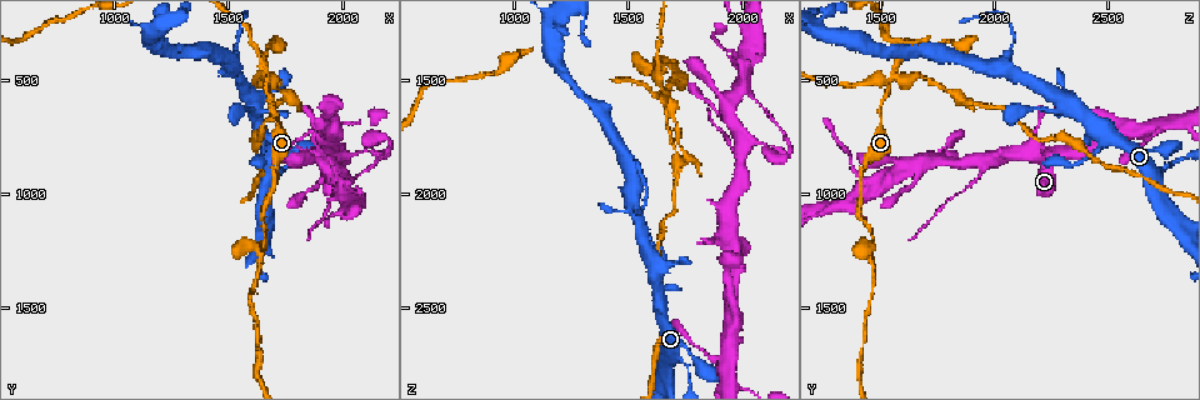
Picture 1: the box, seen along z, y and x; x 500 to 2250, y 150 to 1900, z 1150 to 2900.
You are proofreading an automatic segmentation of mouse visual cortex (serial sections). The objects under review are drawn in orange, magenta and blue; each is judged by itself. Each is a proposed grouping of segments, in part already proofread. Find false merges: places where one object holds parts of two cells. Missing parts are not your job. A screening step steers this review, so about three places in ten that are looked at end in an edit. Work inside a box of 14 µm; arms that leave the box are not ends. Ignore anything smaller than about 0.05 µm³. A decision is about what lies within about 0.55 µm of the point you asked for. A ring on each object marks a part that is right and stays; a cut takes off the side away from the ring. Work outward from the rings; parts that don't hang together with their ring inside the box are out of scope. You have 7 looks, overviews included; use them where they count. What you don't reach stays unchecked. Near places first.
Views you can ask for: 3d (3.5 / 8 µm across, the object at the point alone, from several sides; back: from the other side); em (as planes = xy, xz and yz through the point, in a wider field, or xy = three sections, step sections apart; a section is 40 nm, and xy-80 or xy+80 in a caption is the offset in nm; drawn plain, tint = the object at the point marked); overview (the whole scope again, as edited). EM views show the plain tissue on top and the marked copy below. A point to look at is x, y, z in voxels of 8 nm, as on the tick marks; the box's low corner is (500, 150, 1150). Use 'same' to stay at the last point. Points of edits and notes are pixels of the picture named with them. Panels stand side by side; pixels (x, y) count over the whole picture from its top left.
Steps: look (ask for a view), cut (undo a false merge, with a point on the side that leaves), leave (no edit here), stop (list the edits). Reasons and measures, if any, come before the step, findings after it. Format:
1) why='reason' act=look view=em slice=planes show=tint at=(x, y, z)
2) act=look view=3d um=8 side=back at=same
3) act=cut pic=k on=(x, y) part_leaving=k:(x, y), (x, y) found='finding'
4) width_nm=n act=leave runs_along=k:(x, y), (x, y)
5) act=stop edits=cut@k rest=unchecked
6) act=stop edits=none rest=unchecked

why='abrupt turn' act=look view=3d um=3.5 at=(1960, 700, 2510)

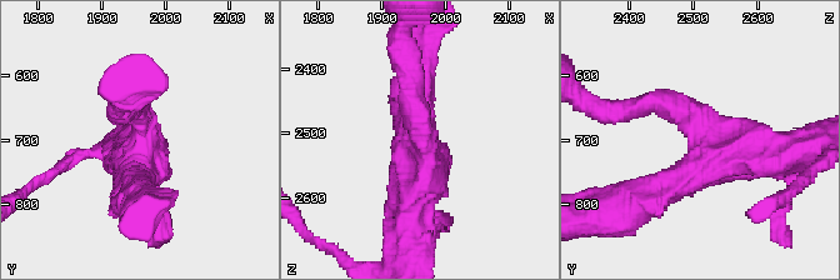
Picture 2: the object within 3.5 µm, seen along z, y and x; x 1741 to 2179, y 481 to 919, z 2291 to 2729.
arms=3 arm_widths_nm=300,450,500 act=look view=em slice=planes show=tint at=(1965, 690, 2515)

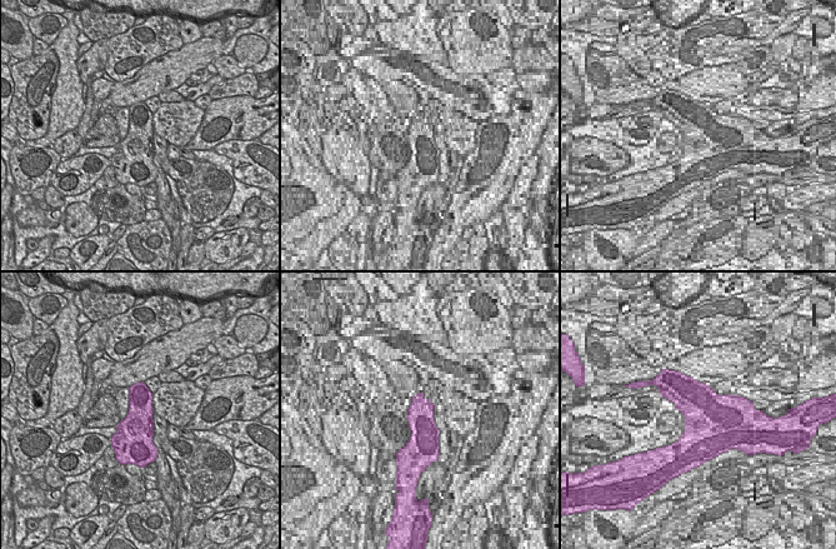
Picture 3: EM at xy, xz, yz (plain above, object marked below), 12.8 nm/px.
act=leave found='all the same cell'

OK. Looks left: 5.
why='small branch off a trunk' act=look view=3d um=3.5 at=(1980, 870, 1950)

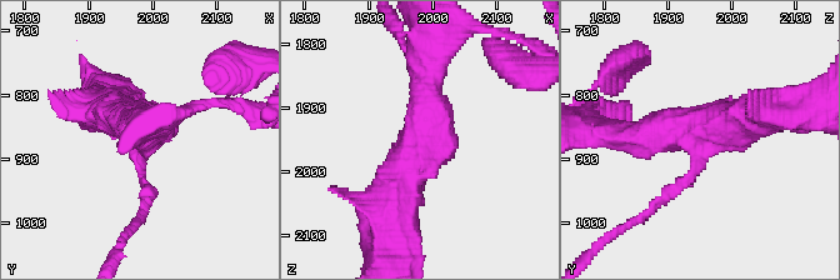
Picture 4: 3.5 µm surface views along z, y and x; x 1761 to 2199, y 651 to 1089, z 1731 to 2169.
act=look view=em slice=xy step=3 show=tint at=(1980, 880, 1960)

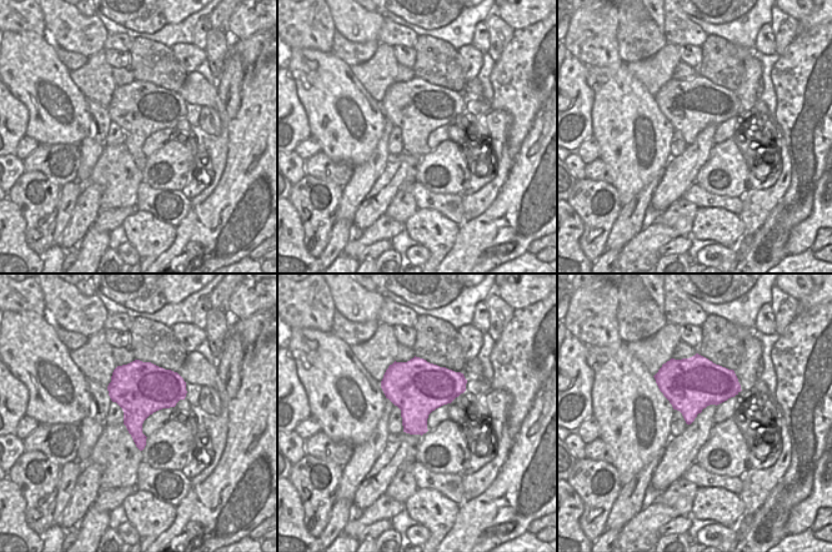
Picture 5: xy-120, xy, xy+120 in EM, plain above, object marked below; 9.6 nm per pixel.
arms=3 act=cut pic=4 on=(145, 200) part_leaving=4:(143, 176), (146, 206), (120, 245) found='two cells meet here'

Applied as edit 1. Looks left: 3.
why='thin neck' act=look view=3d um=3.5 at=(1710, 950, 1430)

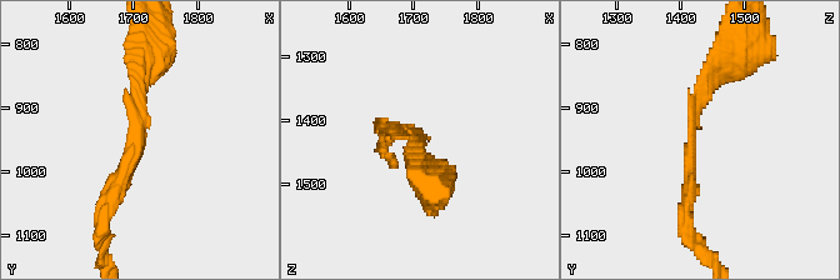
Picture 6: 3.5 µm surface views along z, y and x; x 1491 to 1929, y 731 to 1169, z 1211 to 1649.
act=look view=em slice=xy step=5 show=tint at=(1705, 945, 1415)

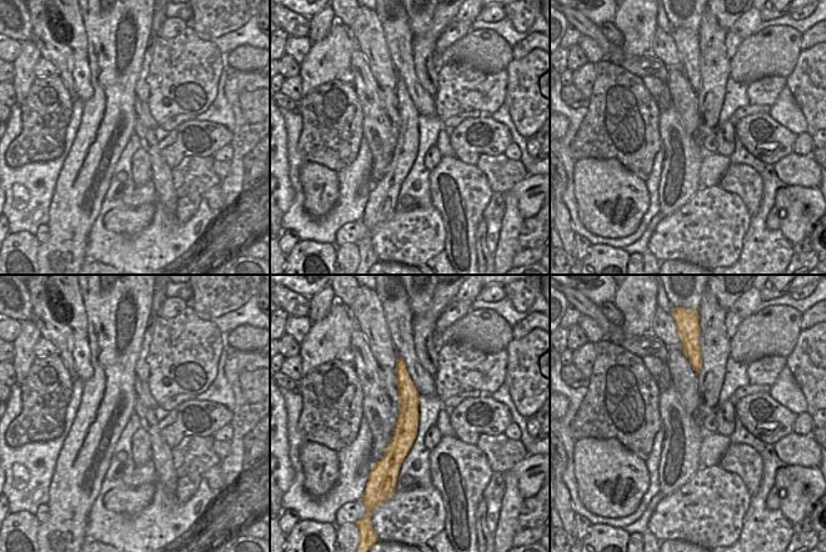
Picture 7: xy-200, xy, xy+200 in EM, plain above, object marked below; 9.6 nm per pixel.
width_nm=220 act=leave runs_along=6:(724, 60), (691, 121), (685, 209) found='one cell here'

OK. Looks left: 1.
act=stop edits=cut@4 rest=unchecked

